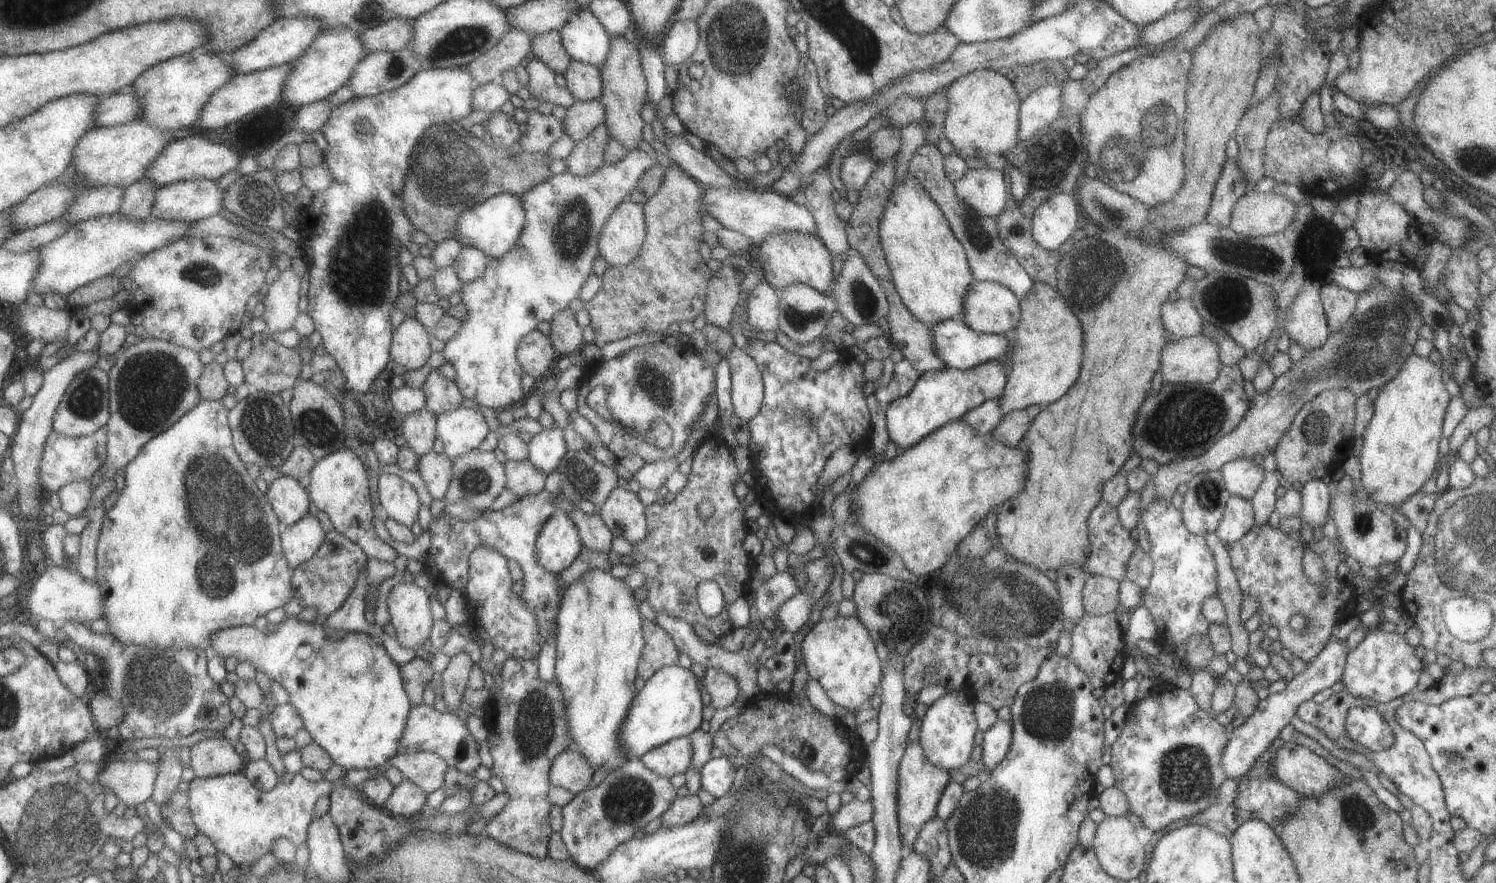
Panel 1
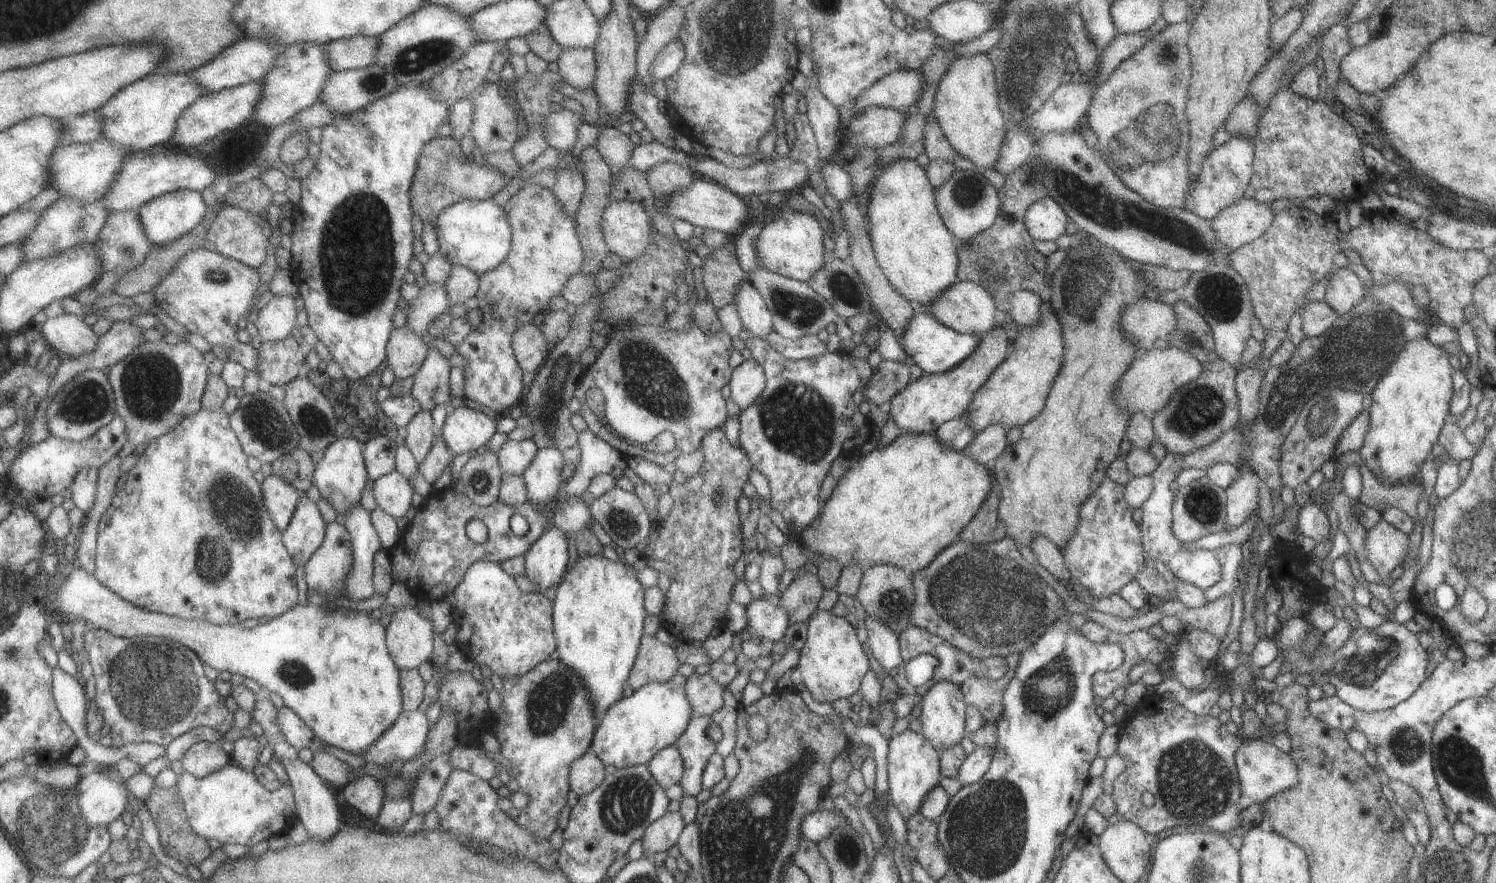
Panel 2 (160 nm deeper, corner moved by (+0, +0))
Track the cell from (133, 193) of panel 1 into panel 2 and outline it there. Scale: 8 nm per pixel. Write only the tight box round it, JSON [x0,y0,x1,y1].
[97,209,154,277]

